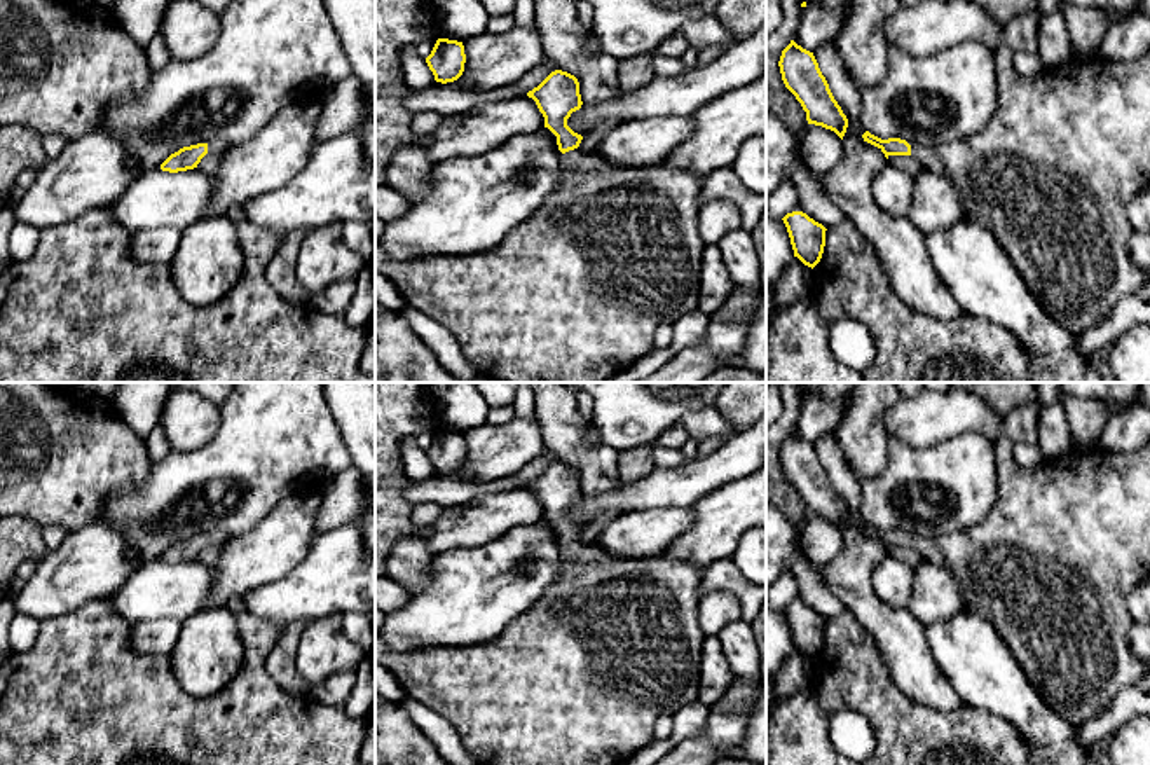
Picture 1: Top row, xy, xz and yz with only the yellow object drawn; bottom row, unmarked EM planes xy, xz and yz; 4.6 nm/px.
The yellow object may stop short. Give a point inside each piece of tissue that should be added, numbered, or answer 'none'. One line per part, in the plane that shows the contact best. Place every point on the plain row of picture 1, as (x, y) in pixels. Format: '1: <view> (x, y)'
1: xz (615, 643)

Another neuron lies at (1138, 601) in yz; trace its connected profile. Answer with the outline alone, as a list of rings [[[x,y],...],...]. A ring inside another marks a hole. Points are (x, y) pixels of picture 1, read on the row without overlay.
[[[1150,576],[1127,596],[1133,622],[1150,622]]]

